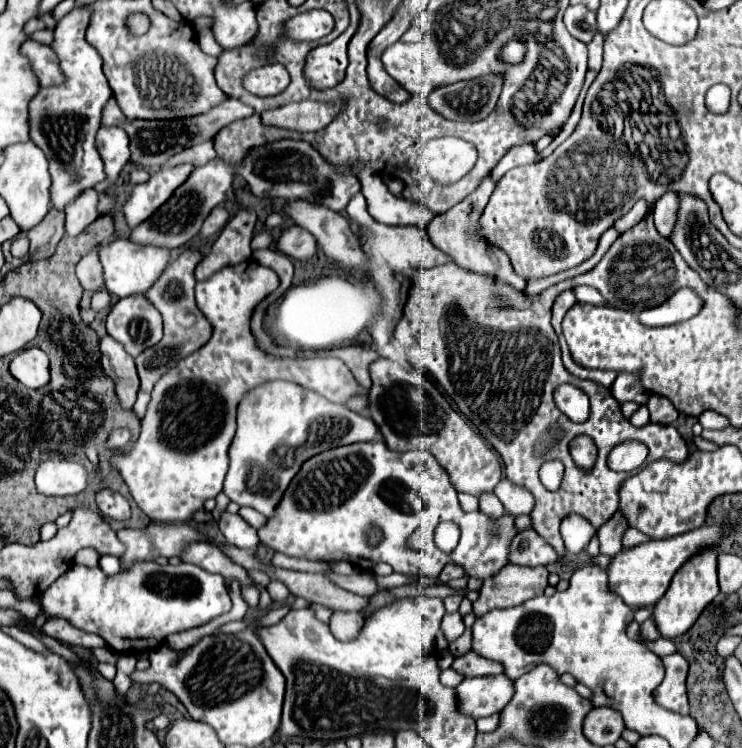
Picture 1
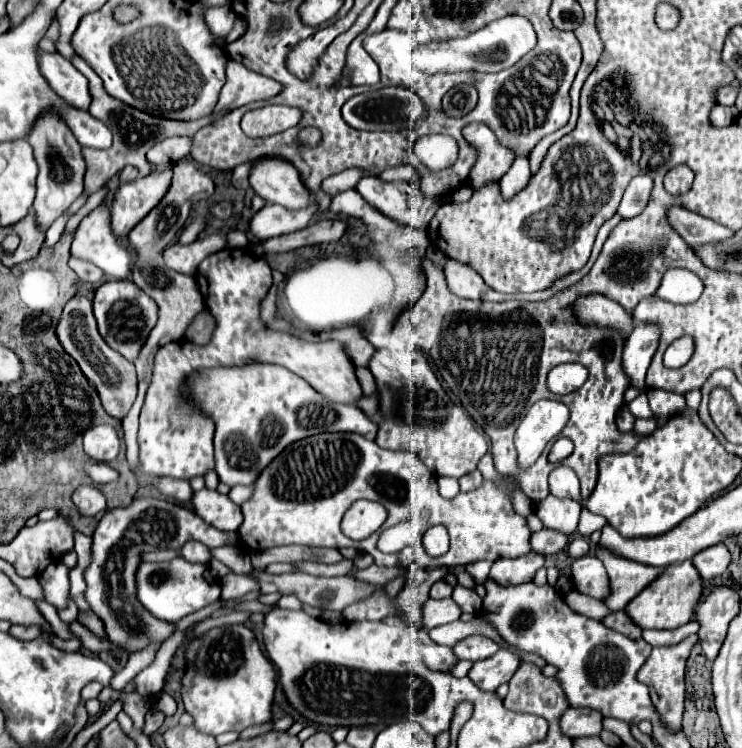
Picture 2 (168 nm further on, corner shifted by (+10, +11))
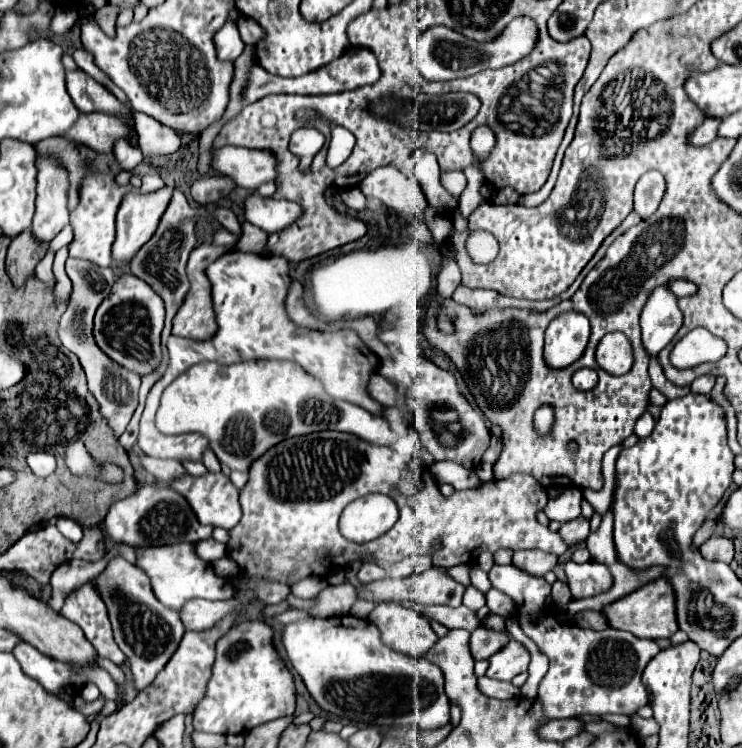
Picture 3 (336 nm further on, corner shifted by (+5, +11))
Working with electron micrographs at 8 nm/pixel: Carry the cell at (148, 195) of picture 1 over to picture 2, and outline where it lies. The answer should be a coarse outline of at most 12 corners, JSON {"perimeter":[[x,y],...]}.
{"perimeter":[[171,169],[121,183],[111,229],[125,237],[167,193]]}

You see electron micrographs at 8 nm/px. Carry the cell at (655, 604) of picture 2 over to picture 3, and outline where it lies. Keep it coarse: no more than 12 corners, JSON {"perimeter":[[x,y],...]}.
{"perimeter":[[654,579],[606,605],[610,627],[642,639],[678,631],[674,591]]}

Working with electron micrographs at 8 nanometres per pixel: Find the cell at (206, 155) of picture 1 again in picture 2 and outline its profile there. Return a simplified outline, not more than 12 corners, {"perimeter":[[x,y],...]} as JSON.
{"perimeter":[[171,137],[159,141],[147,161],[173,165],[187,159],[193,137]]}

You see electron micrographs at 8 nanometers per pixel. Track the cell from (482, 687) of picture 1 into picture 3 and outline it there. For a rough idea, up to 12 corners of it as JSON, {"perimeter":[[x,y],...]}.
{"perimeter":[[512,639],[490,657],[486,675],[510,681],[526,671],[528,649]]}

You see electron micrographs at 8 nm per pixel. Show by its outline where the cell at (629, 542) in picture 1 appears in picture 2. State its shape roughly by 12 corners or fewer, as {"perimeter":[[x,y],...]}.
{"perimeter":[[581,511],[577,533],[587,539],[609,525],[605,517]]}

